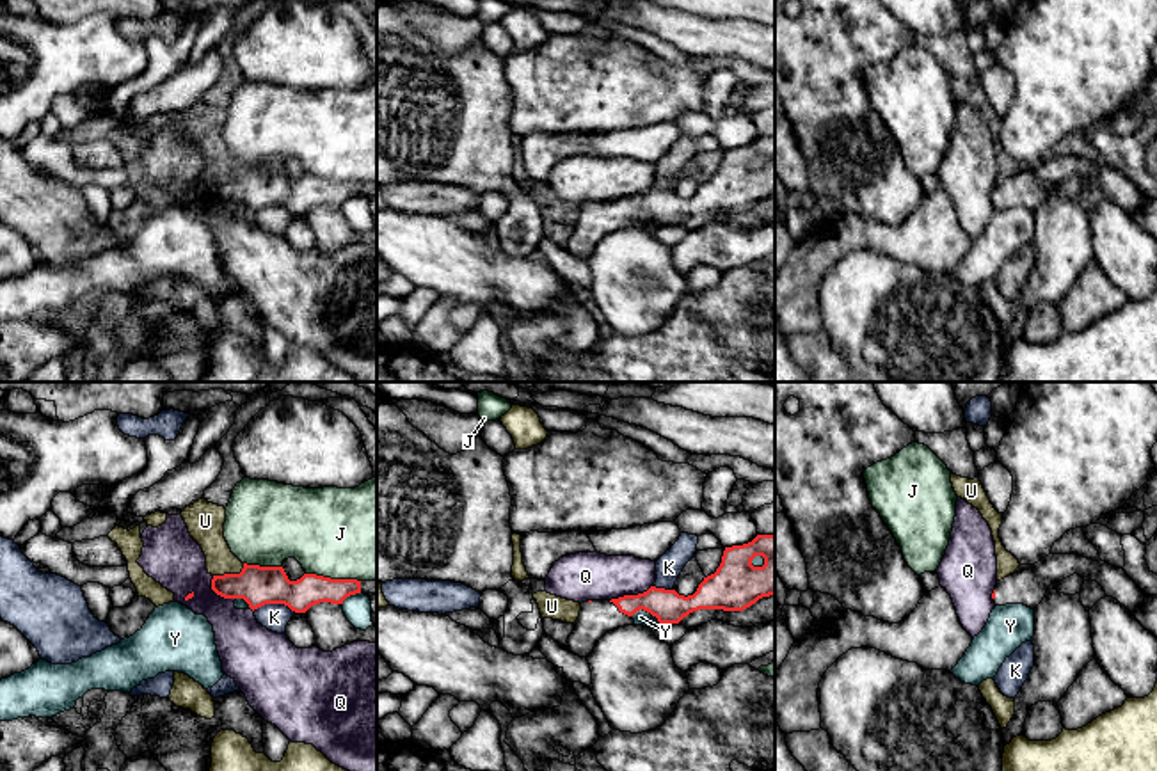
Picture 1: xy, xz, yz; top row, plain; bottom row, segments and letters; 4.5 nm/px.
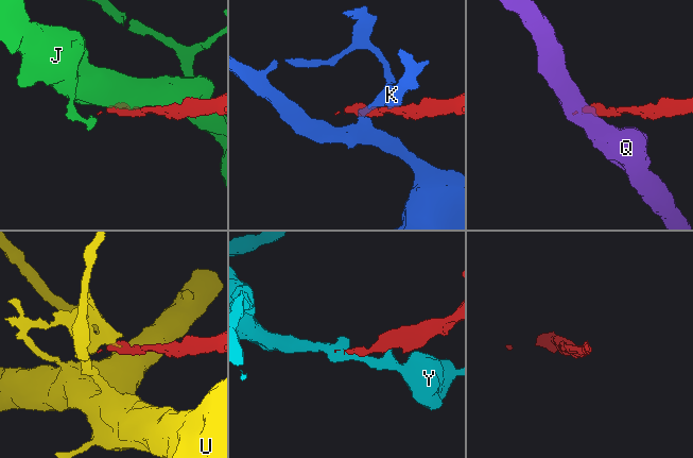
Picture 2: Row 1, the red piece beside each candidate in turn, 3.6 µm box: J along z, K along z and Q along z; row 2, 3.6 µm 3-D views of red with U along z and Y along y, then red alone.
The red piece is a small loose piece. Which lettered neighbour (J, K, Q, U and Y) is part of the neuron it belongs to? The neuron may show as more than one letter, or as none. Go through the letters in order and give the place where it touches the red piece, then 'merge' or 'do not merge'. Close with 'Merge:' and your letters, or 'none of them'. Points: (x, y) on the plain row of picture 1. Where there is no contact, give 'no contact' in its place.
J: contact xy (333, 182); do not merge
K: contact xy (274, 205); do not merge
Q: contact xz (631, 198); do not merge
U: contact xy (230, 176); do not merge
Y: contact xz (646, 212); do not merge
Merge: none of them

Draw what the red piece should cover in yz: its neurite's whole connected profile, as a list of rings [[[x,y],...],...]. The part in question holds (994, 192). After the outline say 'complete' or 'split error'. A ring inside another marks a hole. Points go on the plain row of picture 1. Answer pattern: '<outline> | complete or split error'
[[[1049,156],[1034,167],[1020,167],[1013,176],[997,183],[992,201],[995,208],[1024,206],[1034,211],[1050,187],[1073,176],[1097,183],[1107,199],[1116,201],[1132,217],[1143,208],[1145,194],[1127,178],[1102,162],[1093,163],[1077,156]]] | split error

